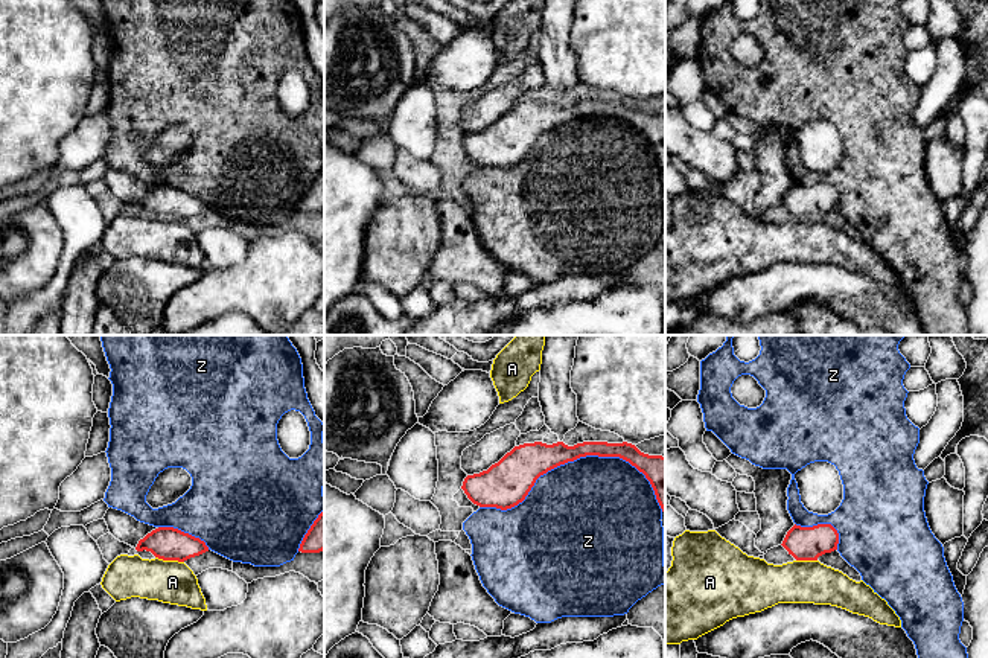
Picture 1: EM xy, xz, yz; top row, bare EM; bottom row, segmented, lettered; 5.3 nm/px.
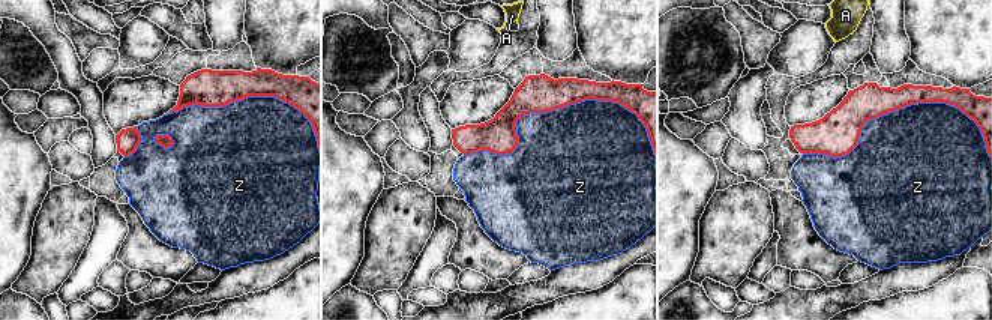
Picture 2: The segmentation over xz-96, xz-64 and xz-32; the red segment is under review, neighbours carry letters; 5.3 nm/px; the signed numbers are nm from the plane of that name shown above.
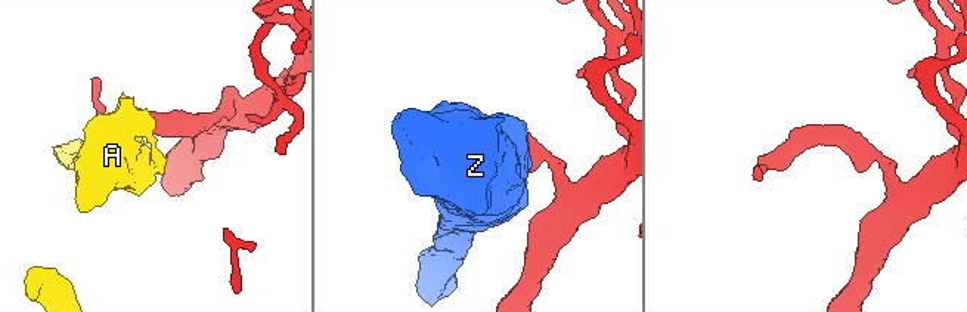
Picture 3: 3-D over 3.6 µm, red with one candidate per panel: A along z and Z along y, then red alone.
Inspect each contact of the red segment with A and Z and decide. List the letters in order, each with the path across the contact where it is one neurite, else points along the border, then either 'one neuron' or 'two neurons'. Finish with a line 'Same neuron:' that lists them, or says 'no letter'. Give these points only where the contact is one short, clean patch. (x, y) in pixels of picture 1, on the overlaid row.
A: two neurons
Z: two neurons
Same neuron: no letter

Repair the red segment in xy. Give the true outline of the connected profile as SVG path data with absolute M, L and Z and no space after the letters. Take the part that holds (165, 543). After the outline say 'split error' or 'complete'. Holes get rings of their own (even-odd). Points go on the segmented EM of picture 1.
M158 527L140 539L135 550L151 551L155 557L163 561L184 562L209 551L209 547L199 538L178 529Z | complete

